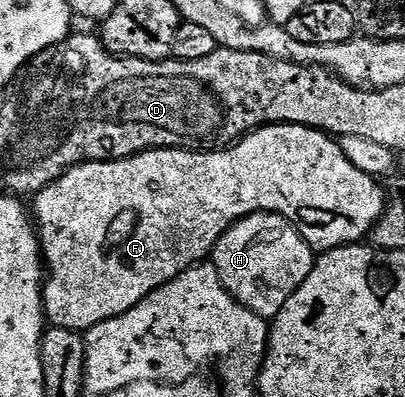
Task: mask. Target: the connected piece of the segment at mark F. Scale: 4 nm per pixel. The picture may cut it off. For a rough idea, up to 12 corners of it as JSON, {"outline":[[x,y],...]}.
{"outline":[[336,140],[80,163],[34,196],[43,314],[86,333],[246,215],[316,253],[383,216]]}

